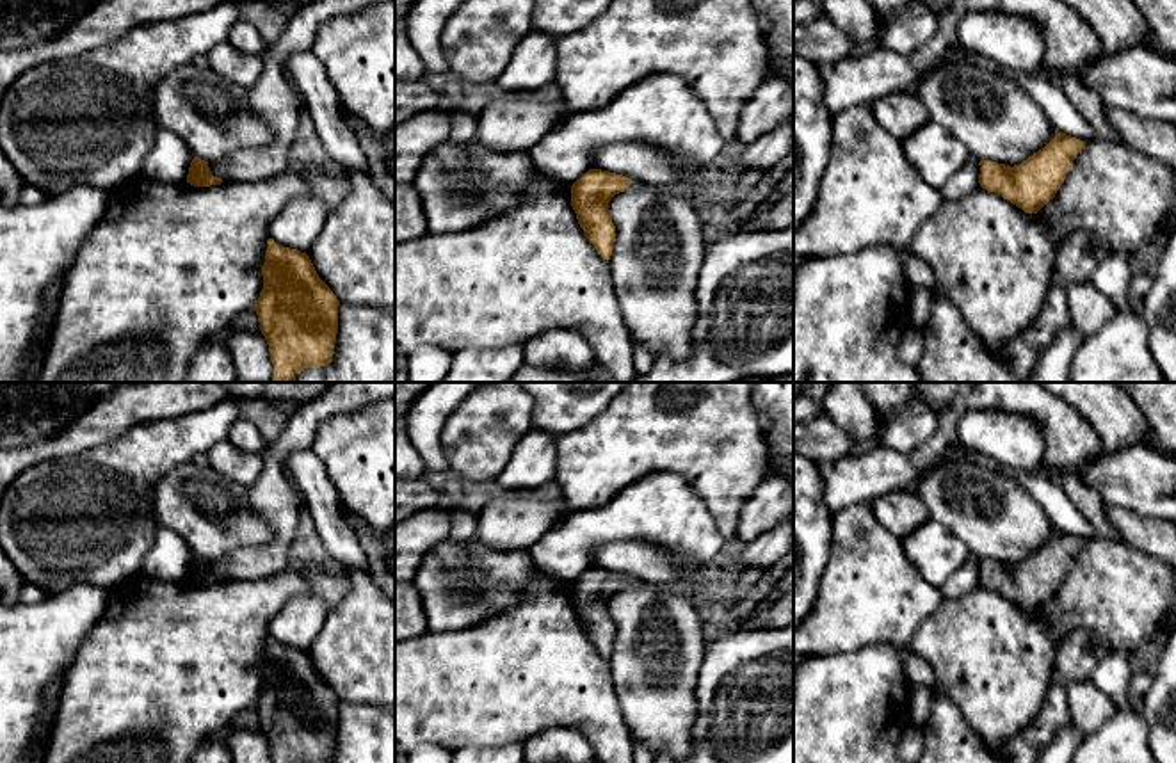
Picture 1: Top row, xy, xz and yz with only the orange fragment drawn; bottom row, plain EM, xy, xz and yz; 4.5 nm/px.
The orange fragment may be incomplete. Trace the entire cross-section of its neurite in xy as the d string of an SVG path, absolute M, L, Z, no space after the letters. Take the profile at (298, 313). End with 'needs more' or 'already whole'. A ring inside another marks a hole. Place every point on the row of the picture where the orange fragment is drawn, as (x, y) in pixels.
M269 238L262 276L263 288L253 309L274 365L270 382L292 382L304 368L327 366L334 354L340 301L318 277L310 256Z | already whole

